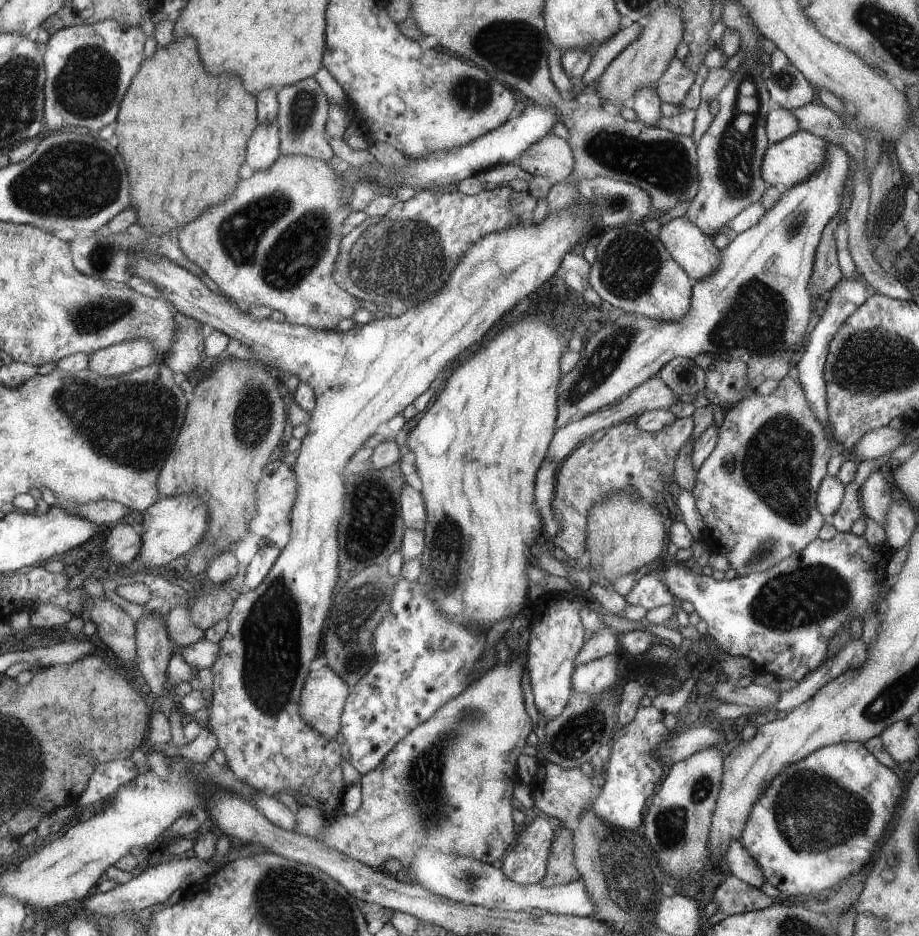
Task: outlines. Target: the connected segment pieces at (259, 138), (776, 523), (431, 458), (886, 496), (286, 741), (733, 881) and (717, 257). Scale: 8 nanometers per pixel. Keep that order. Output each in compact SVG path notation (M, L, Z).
M274 120L271 124L260 124L248 142L246 164L254 171L265 171L277 162L279 149L279 128Z
M793 373L778 381L772 394L762 396L755 392L726 410L719 430L716 448L697 468L693 495L703 518L703 542L709 554L724 555L737 576L745 577L772 569L818 539L826 521L816 506L818 487L826 476L828 460L843 453L844 448L828 440L805 397L804 387Z
M534 318L534 320L520 320L516 324L512 324L510 328L502 330L500 334L496 334L486 346L484 350L480 350L478 354L474 354L468 362L464 362L460 368L456 368L454 374L446 376L444 392L438 394L435 403L428 408L428 412L424 414L422 420L416 424L416 427L406 438L406 446L404 450L410 450L414 453L415 467L422 493L428 522L424 527L425 547L420 556L422 567L421 574L417 581L423 588L423 593L427 599L430 599L439 612L450 619L453 623L464 625L465 627L480 627L486 629L486 634L496 622L505 618L513 618L523 612L528 600L528 586L530 580L526 576L528 570L528 560L530 560L530 550L536 542L536 538L542 534L542 514L536 512L535 498L537 474L540 472L538 466L540 462L544 462L547 456L547 450L550 446L550 440L556 431L557 422L557 392L561 384L560 358L562 354L568 350L568 338L564 340L560 334L556 334L556 330L552 326L548 326L542 318Z
M879 470L874 471L863 484L862 510L864 516L877 522L882 528L887 523L891 504L894 502L888 482Z
M578 196L570 204L565 204L558 214L548 213L543 224L535 225L532 220L527 220L510 230L487 234L470 246L453 270L442 294L436 294L428 302L418 303L399 317L385 316L367 324L355 324L353 329L342 332L278 322L271 316L255 318L230 297L208 289L198 275L175 263L172 258L142 253L131 262L131 276L152 283L178 313L240 340L250 348L252 360L275 370L284 380L295 374L301 382L309 384L315 394L315 407L307 424L308 432L293 466L299 492L292 510L293 533L290 542L282 548L266 578L254 590L245 590L235 597L228 616L228 634L219 642L221 651L211 666L214 680L212 700L207 708L211 716L207 728L216 734L218 748L224 752L230 770L256 791L274 796L284 788L296 788L296 800L300 806L320 806L325 818L326 812L322 806L328 804L330 798L342 796L346 788L342 776L340 744L327 739L302 718L299 701L310 673L310 664L320 652L324 624L338 582L338 524L346 494L342 472L348 460L362 448L362 444L378 430L380 424L400 414L422 392L428 392L438 372L448 362L456 362L462 350L466 350L472 342L484 338L484 334L502 318L506 310L510 310L524 296L530 296L556 274L566 252L582 238L588 228L592 228L592 205L596 204L588 204L588 201Z
M734 875L728 876L714 892L713 901L718 905L718 911L727 915L739 915L759 911L769 907L772 897L761 889L742 882Z
M685 216L661 226L659 239L673 258L681 263L693 282L710 276L721 263L721 250Z

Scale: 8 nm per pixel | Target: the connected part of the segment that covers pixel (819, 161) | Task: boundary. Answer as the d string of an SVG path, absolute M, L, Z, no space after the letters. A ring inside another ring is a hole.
M798 131L788 138L769 145L766 149L762 164L762 178L768 185L780 189L789 189L818 173L825 166L829 142L808 131Z

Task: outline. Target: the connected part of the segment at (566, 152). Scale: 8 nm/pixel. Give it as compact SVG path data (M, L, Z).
M548 134L535 143L532 143L525 152L522 152L518 156L516 163L523 171L533 176L544 177L555 186L564 182L567 176L573 171L574 155L572 147L566 139Z

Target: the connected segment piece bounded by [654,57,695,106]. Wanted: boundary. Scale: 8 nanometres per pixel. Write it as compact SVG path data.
M674 57L654 89L662 102L681 106L680 102L684 100L694 81L695 73L690 72L682 60Z

